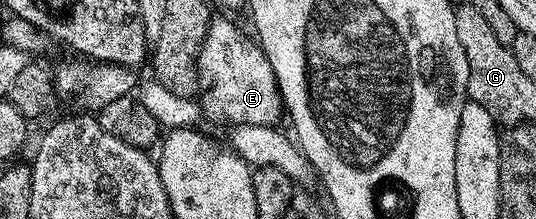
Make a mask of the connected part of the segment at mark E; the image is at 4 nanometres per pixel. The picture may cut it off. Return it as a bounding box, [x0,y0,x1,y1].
[198,18,282,126]

